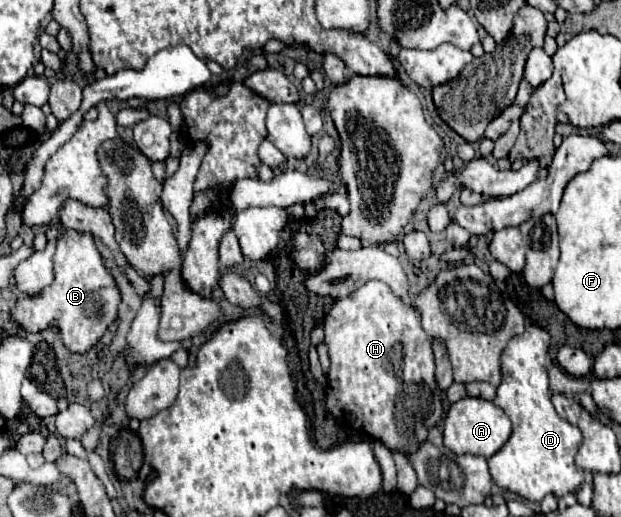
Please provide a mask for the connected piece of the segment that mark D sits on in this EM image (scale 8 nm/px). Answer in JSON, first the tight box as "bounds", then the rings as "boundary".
{"bounds":[488,323,586,501],"boundary":[[[532,323],[522,335],[510,339],[502,353],[502,383],[494,399],[494,405],[504,409],[510,417],[514,431],[508,443],[488,459],[490,475],[498,487],[528,501],[542,501],[546,495],[556,495],[560,499],[568,493],[576,493],[586,481],[584,471],[574,463],[582,445],[582,433],[566,419],[560,419],[550,401],[546,367],[548,341],[550,335]]]}

